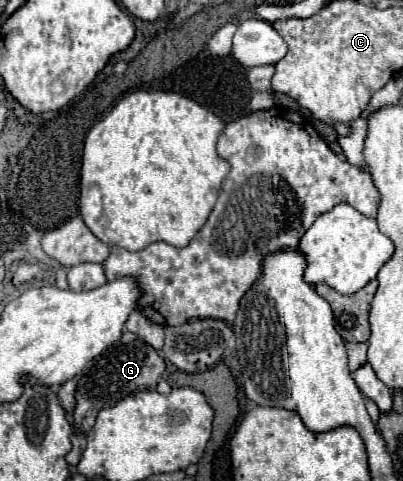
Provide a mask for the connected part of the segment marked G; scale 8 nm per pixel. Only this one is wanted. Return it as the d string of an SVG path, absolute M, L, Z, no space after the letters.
M136 339L134 341L134 349L132 349L132 343L126 343L126 345L120 343L120 345L110 347L102 357L96 359L96 363L88 369L88 373L78 381L78 389L76 389L76 411L74 411L74 423L76 423L76 427L80 427L82 417L94 405L96 405L96 409L110 407L116 401L120 401L122 397L132 395L134 391L156 389L158 377L164 371L166 371L164 359L160 359L158 351L152 345L148 345L146 341L142 341L142 339Z

